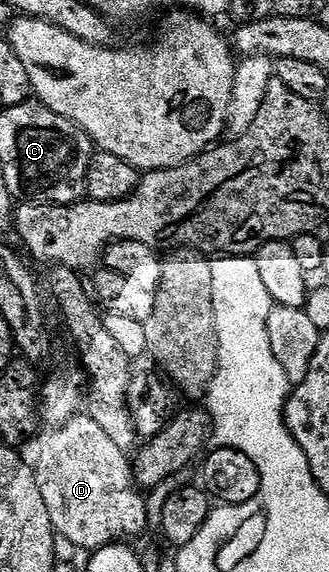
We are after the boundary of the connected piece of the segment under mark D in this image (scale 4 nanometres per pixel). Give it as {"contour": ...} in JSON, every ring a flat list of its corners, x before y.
{"contour":[[86,414,46,430,43,437,38,437,33,467,56,533,79,548,94,550,145,531,147,504,135,483,128,453,121,451]]}

